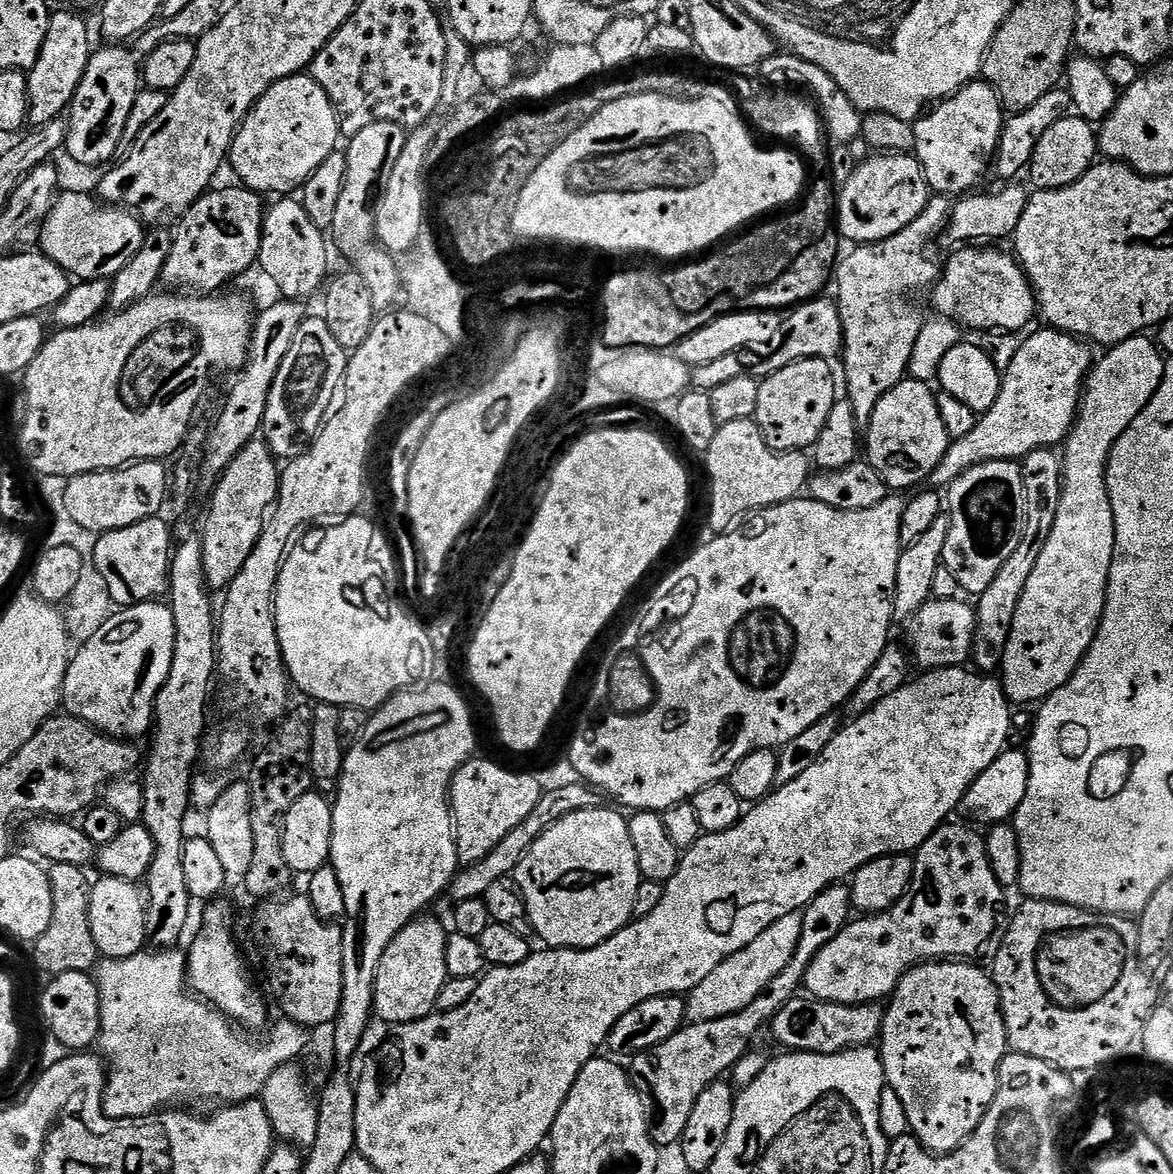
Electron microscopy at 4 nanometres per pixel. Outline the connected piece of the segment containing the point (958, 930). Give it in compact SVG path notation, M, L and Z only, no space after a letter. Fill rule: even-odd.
M945 822L940 825L922 846L916 849L912 861L912 885L908 893L886 912L868 914L853 919L834 938L818 950L814 962L804 975L803 987L813 1000L838 1002L839 1004L870 1004L891 997L900 979L917 964L929 962L991 962L995 960L1006 938L1010 907L1004 901L1006 890L994 878L990 870L990 858L986 854L985 837L975 832L975 827Z

